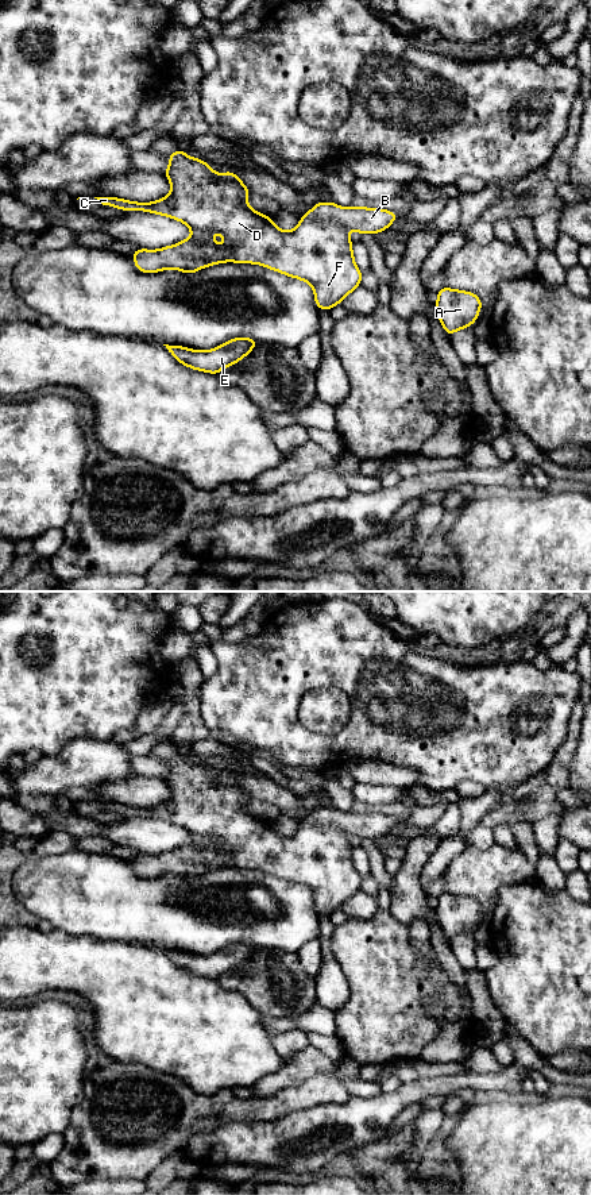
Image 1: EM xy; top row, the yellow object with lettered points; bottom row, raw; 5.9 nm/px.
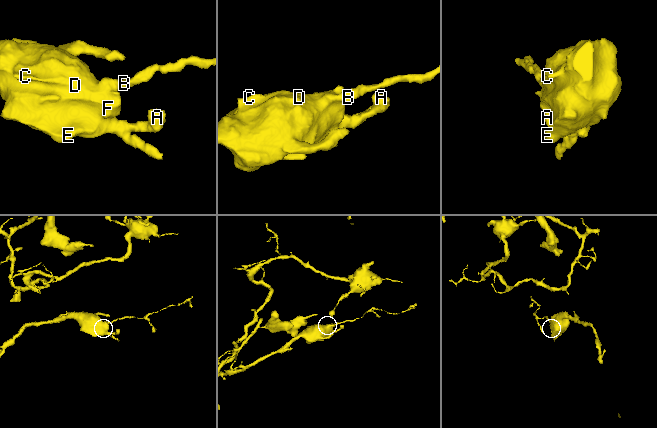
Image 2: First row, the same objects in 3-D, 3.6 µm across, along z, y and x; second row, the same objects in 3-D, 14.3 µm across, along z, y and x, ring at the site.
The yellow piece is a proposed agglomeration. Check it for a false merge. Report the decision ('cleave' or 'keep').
keep

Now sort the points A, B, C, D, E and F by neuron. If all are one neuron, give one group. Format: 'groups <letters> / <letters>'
groups A B C D E F

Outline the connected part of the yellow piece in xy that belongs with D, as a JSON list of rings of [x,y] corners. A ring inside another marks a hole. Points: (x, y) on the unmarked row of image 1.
[[[175,755],[169,760],[170,770],[163,779],[169,783],[170,799],[152,807],[128,806],[117,802],[94,802],[103,810],[123,816],[143,816],[163,820],[185,828],[192,834],[192,841],[177,849],[159,855],[138,853],[130,861],[142,878],[158,878],[165,874],[181,875],[186,879],[223,867],[255,868],[294,882],[312,890],[318,914],[332,914],[352,898],[359,890],[363,878],[358,874],[352,847],[348,836],[378,839],[390,832],[399,821],[382,813],[348,812],[335,807],[317,807],[306,817],[293,836],[275,832],[273,824],[254,816],[247,809],[250,794],[233,778],[216,778],[201,764]],[[220,839],[225,849],[216,849],[209,841]]]

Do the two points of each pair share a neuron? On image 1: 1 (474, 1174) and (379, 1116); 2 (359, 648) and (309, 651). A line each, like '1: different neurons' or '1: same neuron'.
1: different neurons
2: same neuron

